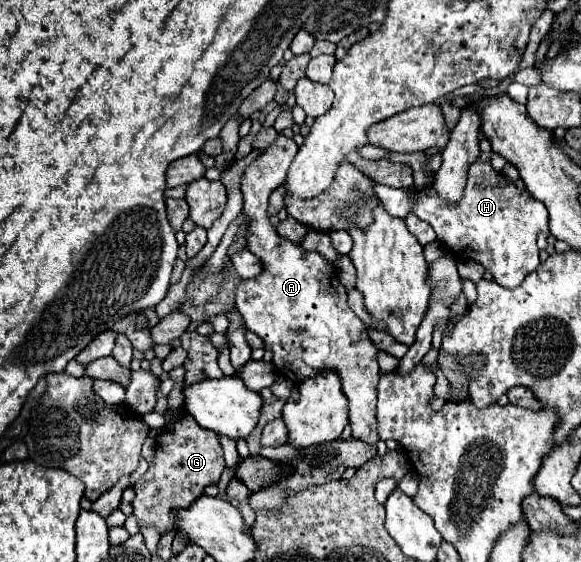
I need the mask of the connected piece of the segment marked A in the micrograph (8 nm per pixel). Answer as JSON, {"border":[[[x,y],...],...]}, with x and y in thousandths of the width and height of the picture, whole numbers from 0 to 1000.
{"border":[[[478,237],[475,251],[454,265],[417,311],[420,379],[434,386],[423,407],[427,443],[448,457],[454,479],[444,493],[413,500],[406,511],[406,546],[430,589],[454,603],[454,621],[472,628],[478,664],[506,685],[537,674],[554,660],[575,660],[589,678],[589,696],[599,706],[599,753],[606,778],[647,792],[647,681],[651,681],[651,621],[630,593],[630,578],[602,553],[596,514],[582,500],[578,479],[544,447],[527,447],[516,436],[482,422],[468,407],[458,383],[465,343],[492,319],[496,297],[513,272],[506,247]]]}

